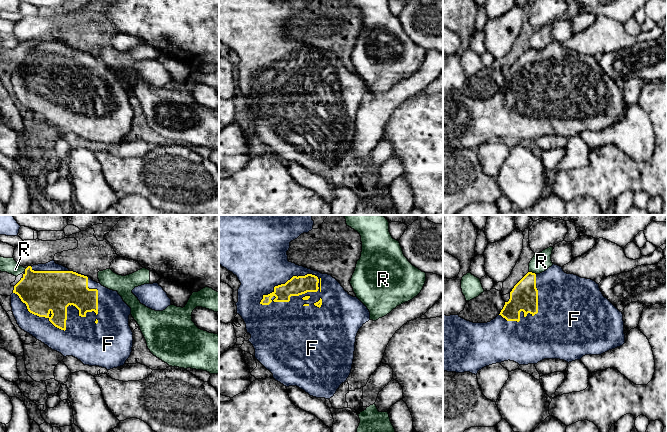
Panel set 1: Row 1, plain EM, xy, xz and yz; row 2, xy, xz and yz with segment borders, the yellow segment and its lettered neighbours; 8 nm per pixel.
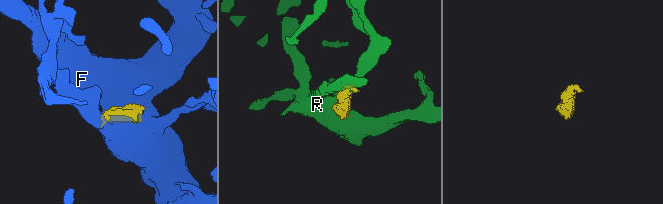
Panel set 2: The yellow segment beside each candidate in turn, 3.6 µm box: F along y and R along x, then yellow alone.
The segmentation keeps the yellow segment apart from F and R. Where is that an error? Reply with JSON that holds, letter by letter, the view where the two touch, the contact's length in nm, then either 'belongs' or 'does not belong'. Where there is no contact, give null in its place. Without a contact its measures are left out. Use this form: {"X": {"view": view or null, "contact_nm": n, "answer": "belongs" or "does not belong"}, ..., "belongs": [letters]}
{"F": {"view": "xz", "contact_nm": 550, "answer": "belongs"}, "R": {"view": "yz", "contact_nm": 60, "answer": "does not belong"}, "belongs": ["F"]}

